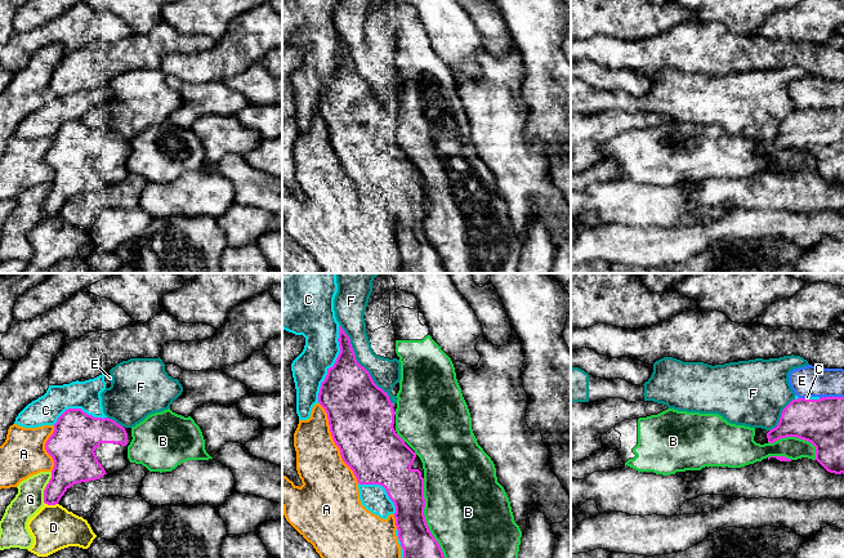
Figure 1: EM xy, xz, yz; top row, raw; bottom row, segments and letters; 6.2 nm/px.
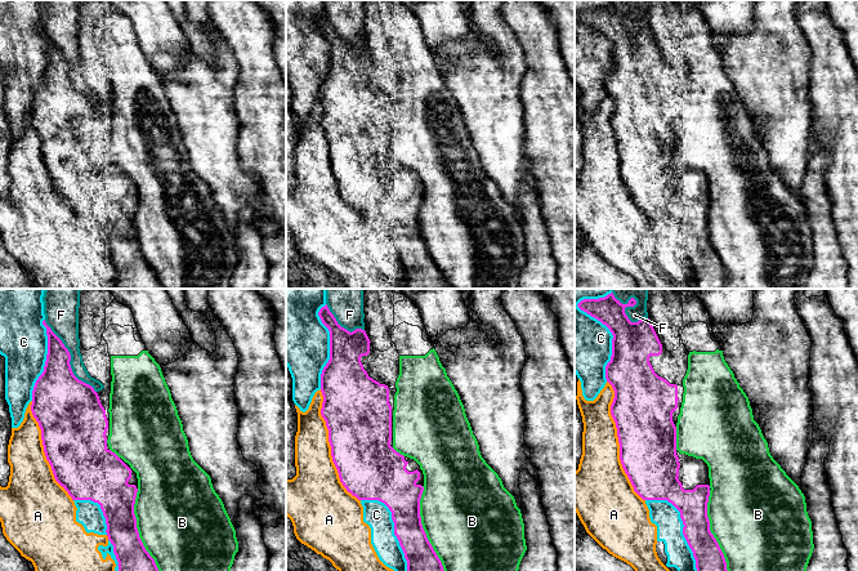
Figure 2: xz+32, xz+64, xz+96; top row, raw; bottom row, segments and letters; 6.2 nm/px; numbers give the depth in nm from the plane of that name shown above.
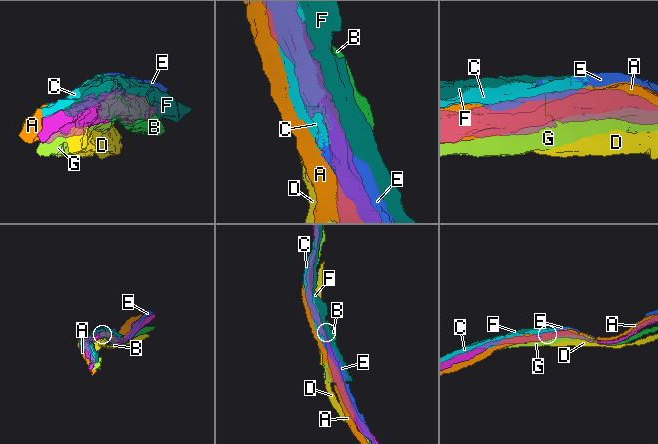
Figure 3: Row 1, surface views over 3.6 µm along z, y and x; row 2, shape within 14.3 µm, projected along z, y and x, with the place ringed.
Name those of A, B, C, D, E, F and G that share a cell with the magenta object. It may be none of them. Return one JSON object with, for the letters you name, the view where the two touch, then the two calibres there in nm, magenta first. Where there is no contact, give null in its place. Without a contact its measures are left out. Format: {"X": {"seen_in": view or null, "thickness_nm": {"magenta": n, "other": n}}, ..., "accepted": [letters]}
{"accepted": []}

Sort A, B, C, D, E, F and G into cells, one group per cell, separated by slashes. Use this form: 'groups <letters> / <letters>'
groups A / B / C E / D / F / G

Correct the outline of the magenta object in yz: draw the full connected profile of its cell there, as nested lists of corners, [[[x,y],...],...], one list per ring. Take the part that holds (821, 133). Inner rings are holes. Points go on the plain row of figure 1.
[[[844,108],[792,111],[776,139],[755,139],[756,155],[796,148],[816,159],[816,170],[827,183],[844,186]]]

